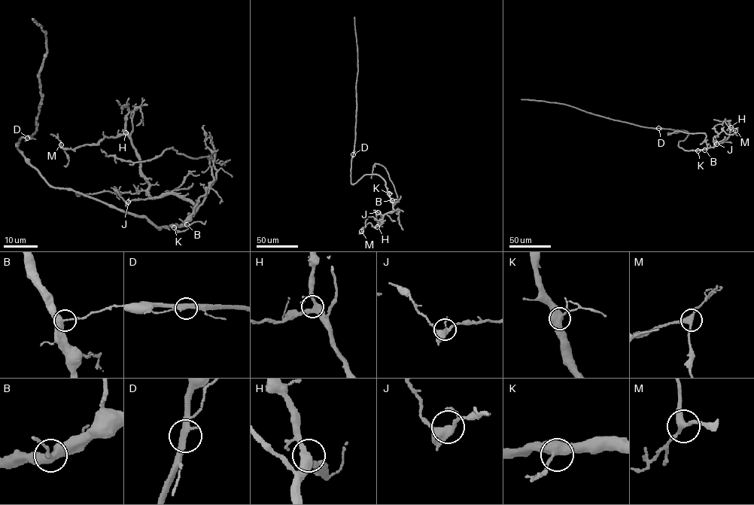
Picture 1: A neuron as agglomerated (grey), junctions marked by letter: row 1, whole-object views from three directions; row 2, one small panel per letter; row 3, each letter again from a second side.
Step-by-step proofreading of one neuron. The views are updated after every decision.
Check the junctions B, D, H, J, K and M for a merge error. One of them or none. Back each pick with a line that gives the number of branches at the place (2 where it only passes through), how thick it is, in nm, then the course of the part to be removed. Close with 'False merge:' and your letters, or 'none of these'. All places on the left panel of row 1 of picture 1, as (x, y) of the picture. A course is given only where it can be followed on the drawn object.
False merge: none of these

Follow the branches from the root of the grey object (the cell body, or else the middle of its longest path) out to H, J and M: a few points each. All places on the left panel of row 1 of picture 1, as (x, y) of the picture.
H: (17, 145), (53, 187), (143, 215), (159, 228), (181, 226), (195, 207), (173, 194), (149, 194), (126, 132)
J: (17, 145), (51, 186), (143, 215), (159, 228), (180, 226), (195, 211), (189, 201), (173, 194), (128, 202)
M: (17, 145), (51, 186), (159, 228), (180, 226), (195, 211), (175, 195), (149, 194), (126, 134), (61, 144)

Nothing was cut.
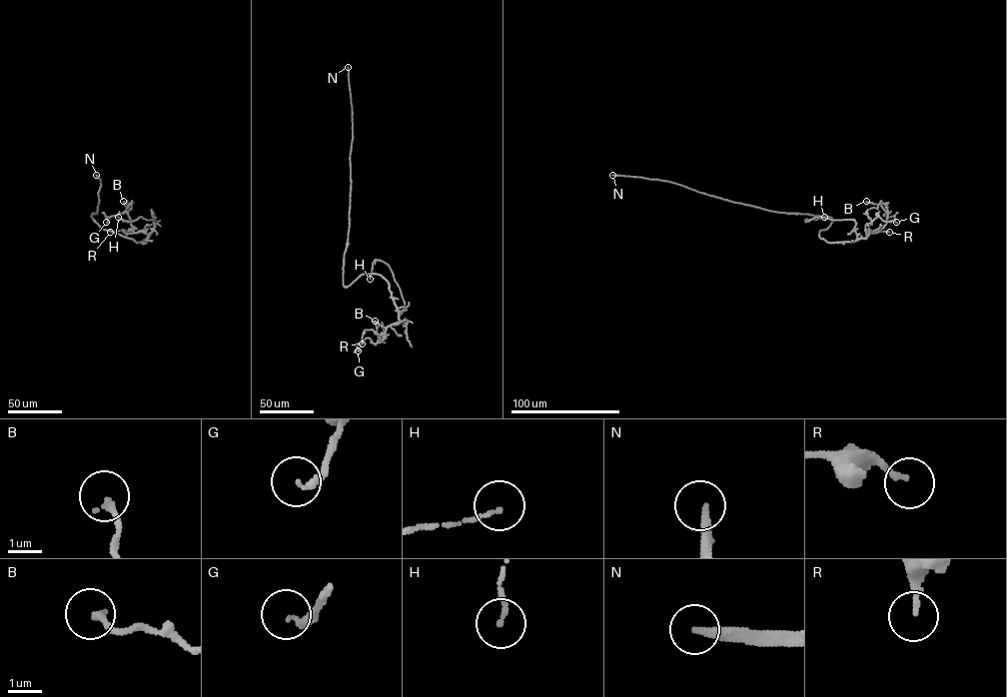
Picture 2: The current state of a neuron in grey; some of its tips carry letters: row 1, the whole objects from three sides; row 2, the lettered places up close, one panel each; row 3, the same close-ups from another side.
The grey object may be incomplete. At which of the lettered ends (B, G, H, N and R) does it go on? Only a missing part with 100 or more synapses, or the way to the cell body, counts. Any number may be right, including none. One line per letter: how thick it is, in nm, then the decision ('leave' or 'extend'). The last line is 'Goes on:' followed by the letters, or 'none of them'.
B: calibre 190 nm; leave
G: calibre 200 nm; leave
H: calibre 120 nm; leave
N: calibre 280 nm; extend
R: calibre 170 nm; leave
Goes on: N

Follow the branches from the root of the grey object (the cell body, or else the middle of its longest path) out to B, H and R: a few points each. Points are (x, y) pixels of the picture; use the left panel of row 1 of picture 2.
B: (91, 216), (103, 229), (137, 243), (144, 242), (148, 236), (134, 232), (127, 204), (123, 201)
H: (91, 216), (102, 229), (137, 243), (144, 242), (154, 227), (153, 219), (140, 217), (128, 221), (118, 217)
R: (91, 216), (102, 229), (137, 243), (148, 237), (141, 232), (110, 232)

